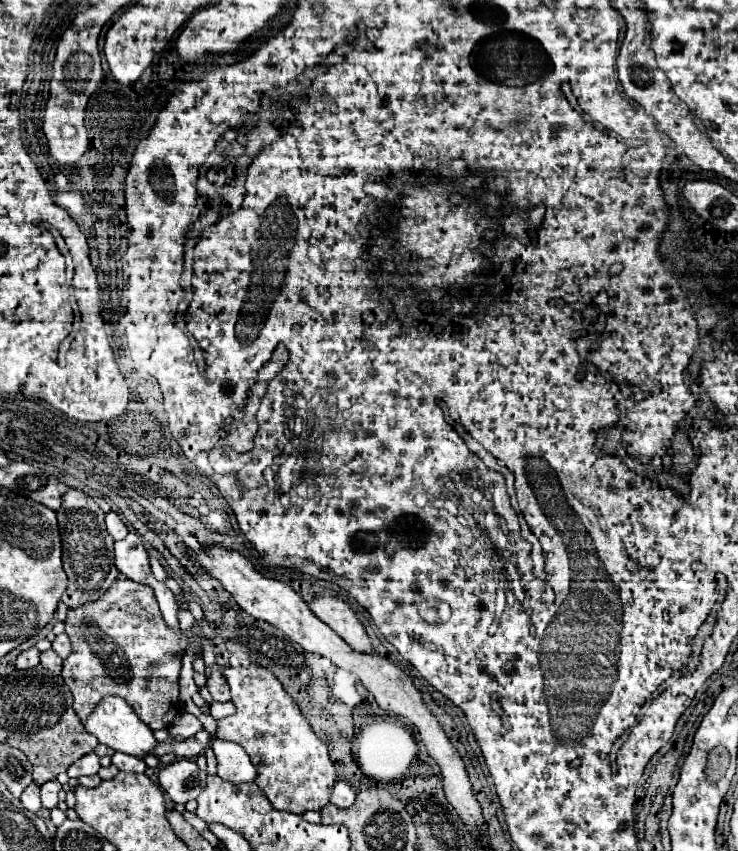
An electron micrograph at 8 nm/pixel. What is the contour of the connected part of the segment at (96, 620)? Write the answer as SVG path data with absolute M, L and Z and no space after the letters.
M118 578L98 600L68 610L64 624L72 652L64 660L62 678L72 690L80 720L90 716L100 698L112 694L122 696L152 730L170 726L170 692L178 698L186 636L168 630L150 586Z

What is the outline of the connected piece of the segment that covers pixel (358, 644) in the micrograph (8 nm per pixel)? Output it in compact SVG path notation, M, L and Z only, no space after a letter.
M316 596L310 602L310 608L324 624L328 624L338 636L342 636L342 640L346 640L350 648L358 652L374 654L374 646L362 622L356 618L354 610L346 602L332 596Z

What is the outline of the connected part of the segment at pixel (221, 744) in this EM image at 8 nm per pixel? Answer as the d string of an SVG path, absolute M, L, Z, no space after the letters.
M214 740L212 750L218 760L218 776L222 776L226 782L232 782L232 784L254 782L254 776L258 772L252 766L248 754L238 744L226 742L226 740Z

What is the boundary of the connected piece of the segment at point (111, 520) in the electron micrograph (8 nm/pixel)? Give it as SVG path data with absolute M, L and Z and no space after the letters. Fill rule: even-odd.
M108 512L108 514L106 514L106 528L108 528L108 534L110 534L114 540L126 538L126 534L128 534L126 524L118 518L116 512Z

